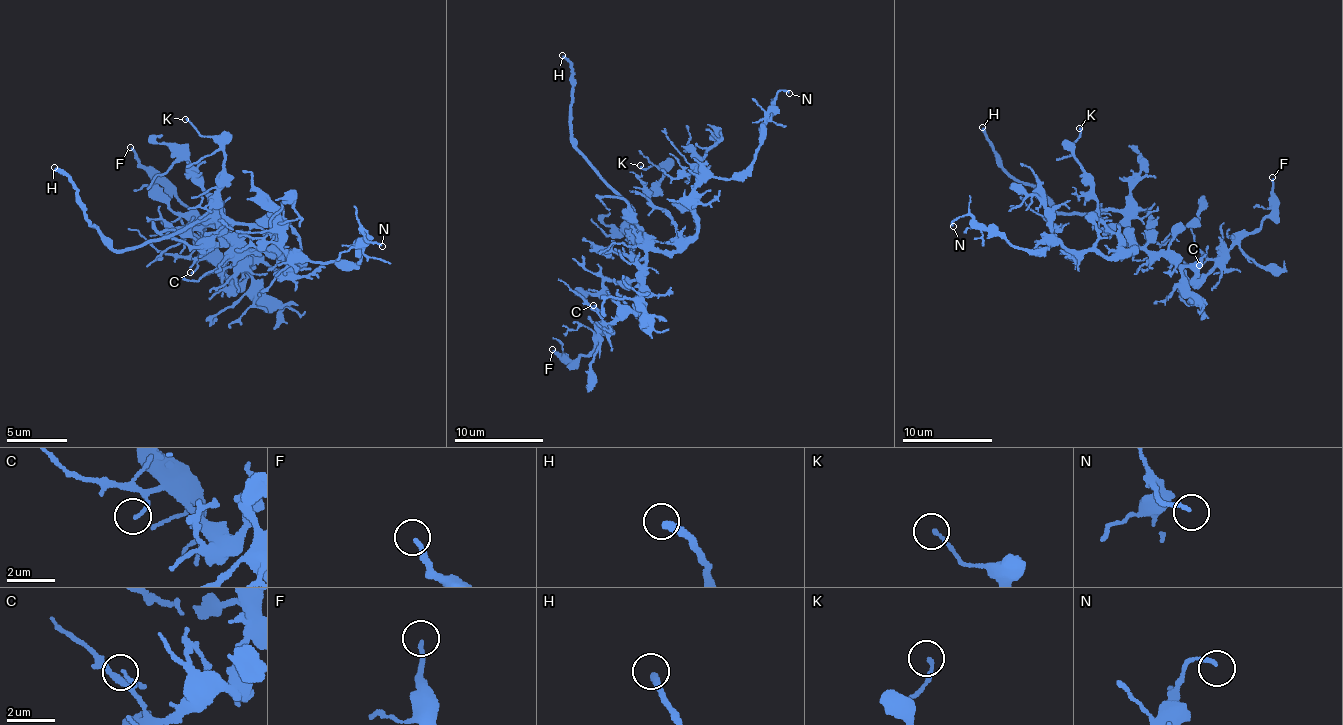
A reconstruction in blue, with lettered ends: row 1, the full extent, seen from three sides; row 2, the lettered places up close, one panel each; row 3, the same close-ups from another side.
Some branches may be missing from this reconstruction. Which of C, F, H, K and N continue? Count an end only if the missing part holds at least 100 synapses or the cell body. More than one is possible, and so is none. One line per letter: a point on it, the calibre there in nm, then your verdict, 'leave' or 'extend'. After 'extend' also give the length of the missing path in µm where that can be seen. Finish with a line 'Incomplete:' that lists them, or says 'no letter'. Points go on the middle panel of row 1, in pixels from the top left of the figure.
C: (593, 305) | 120 nm | leave
F: (552, 349) | 180 nm | leave
H: (562, 55) | 240 nm | extend | 45 µm
K: (640, 165) | 150 nm | leave
N: (789, 93) | 150 nm | leave
Incomplete: H

